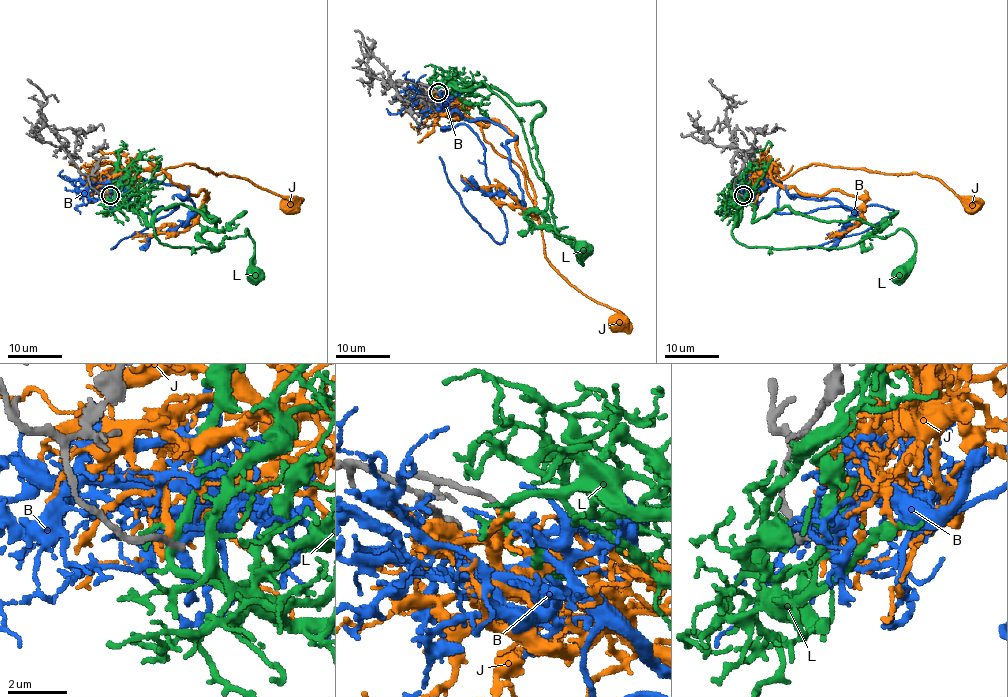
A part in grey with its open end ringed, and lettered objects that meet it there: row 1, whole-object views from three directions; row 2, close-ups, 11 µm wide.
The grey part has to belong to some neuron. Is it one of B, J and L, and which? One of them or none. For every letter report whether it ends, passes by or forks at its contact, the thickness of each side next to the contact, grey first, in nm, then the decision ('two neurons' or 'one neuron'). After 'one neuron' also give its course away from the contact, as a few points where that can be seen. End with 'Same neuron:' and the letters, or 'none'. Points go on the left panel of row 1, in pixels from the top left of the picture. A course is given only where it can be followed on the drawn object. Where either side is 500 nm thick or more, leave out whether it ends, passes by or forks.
B: it passes by | 220/260 nm | two neurons
J: it forks | 260/190 nm | two neurons
L: it forks | 240/240 nm | two neurons
Same neuron: none

